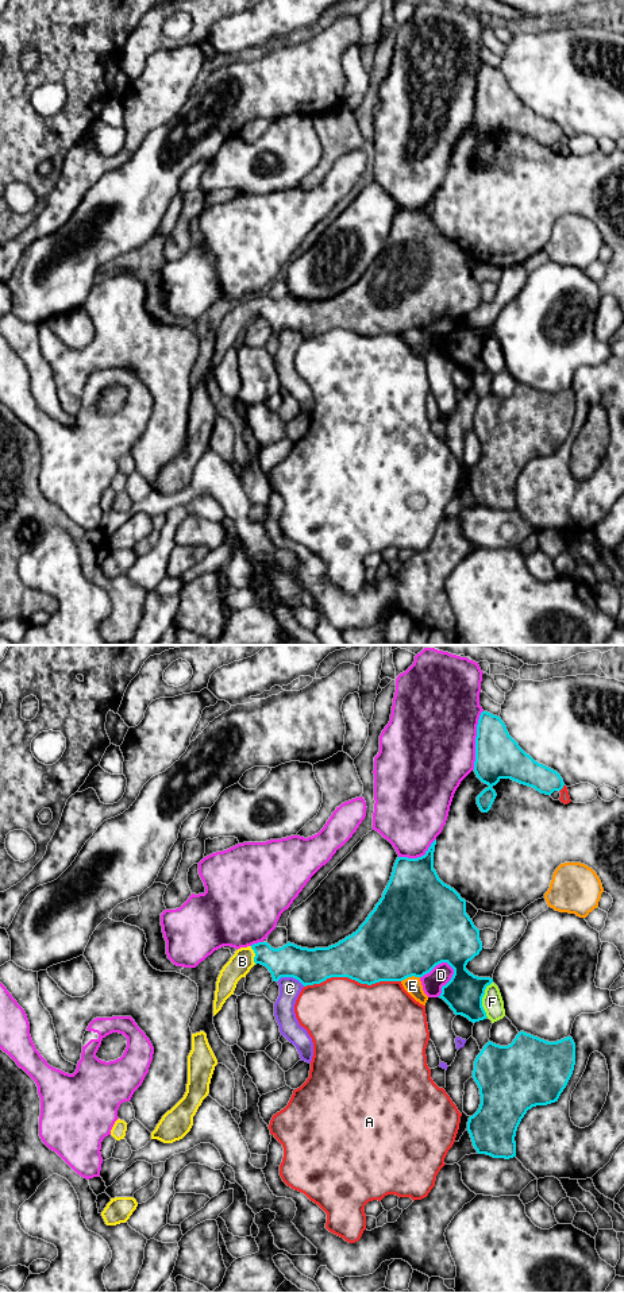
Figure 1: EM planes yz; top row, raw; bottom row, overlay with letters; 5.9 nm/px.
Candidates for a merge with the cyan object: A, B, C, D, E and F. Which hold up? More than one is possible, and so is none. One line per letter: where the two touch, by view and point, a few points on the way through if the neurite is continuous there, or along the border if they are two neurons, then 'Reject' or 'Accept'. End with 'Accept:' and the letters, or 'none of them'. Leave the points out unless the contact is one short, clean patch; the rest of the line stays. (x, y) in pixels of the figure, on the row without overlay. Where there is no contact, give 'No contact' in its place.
A: Touches cyan at yz (351, 331). Reject
B: Touches cyan at yz (255, 308). Path across: yz (291, 312), (255, 308), (249, 308), (242, 313). Accept
C: Touches cyan at yz (291, 328). Reject
D: Touches cyan at yz (451, 331). Reject
E: Touches cyan at yz (409, 328). Reject
F: Touches cyan at yz (481, 351). Reject
Accept: B

